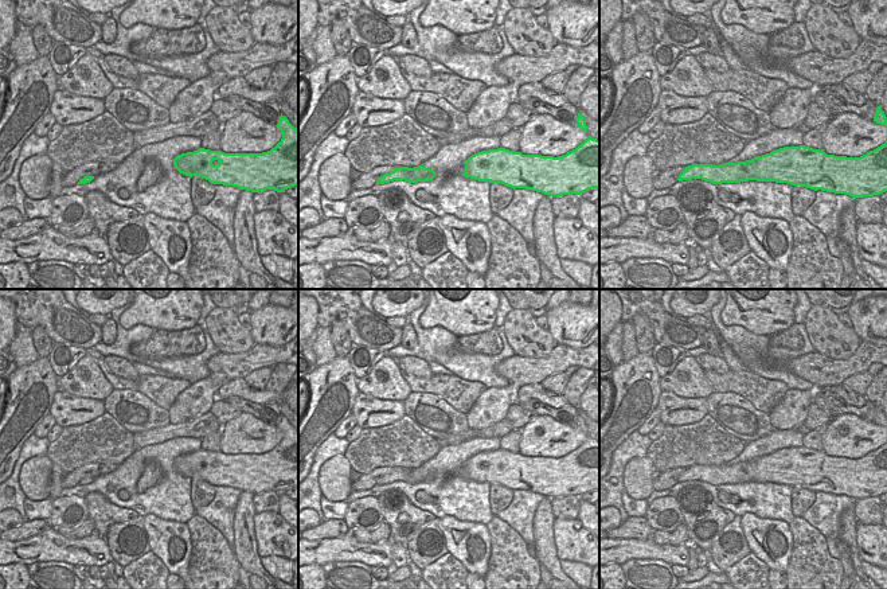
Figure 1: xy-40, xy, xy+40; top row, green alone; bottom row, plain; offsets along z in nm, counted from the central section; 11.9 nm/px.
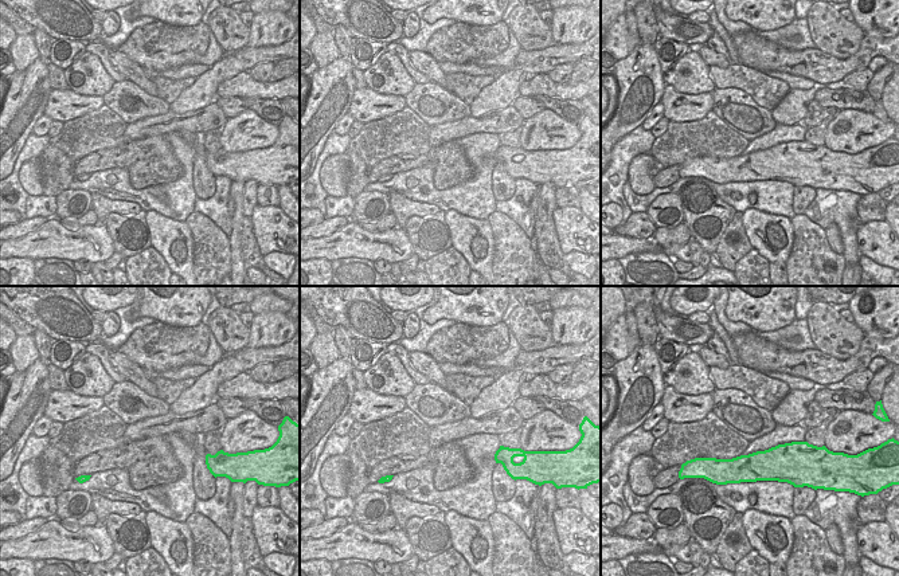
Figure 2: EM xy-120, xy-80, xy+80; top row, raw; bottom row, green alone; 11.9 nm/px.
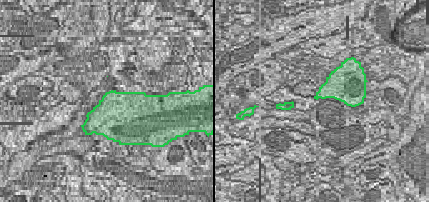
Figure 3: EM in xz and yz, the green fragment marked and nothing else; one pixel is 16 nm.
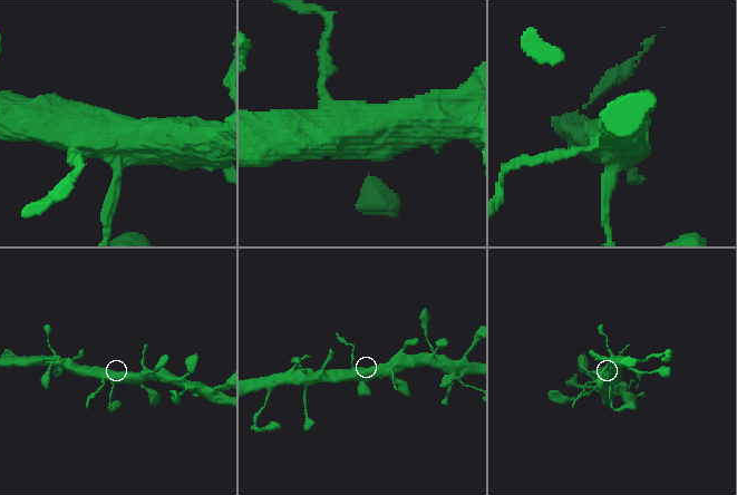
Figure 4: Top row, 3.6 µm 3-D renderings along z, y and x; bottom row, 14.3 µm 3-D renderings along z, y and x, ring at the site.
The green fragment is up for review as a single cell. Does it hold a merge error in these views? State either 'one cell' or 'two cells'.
two cells

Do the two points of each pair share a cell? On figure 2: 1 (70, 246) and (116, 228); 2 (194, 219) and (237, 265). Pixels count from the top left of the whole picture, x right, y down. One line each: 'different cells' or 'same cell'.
1: different cells
2: different cells

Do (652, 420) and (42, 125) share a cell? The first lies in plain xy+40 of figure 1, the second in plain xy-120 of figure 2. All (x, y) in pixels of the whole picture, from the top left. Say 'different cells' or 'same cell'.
same cell

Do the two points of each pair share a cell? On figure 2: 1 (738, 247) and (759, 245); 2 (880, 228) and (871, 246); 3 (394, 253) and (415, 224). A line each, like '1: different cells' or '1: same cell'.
1: different cells
2: same cell
3: different cells

